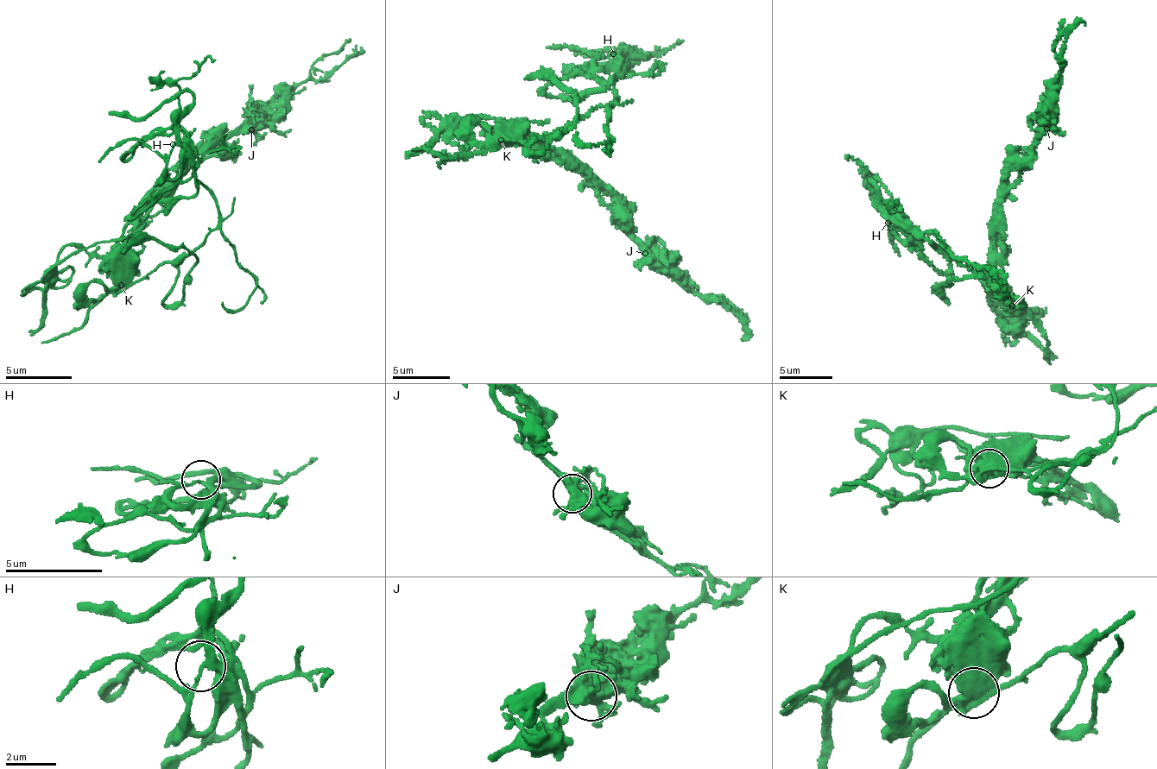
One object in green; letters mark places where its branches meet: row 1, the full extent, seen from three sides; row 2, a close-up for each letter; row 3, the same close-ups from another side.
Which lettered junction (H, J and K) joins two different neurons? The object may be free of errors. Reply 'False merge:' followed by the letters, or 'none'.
False merge: none

